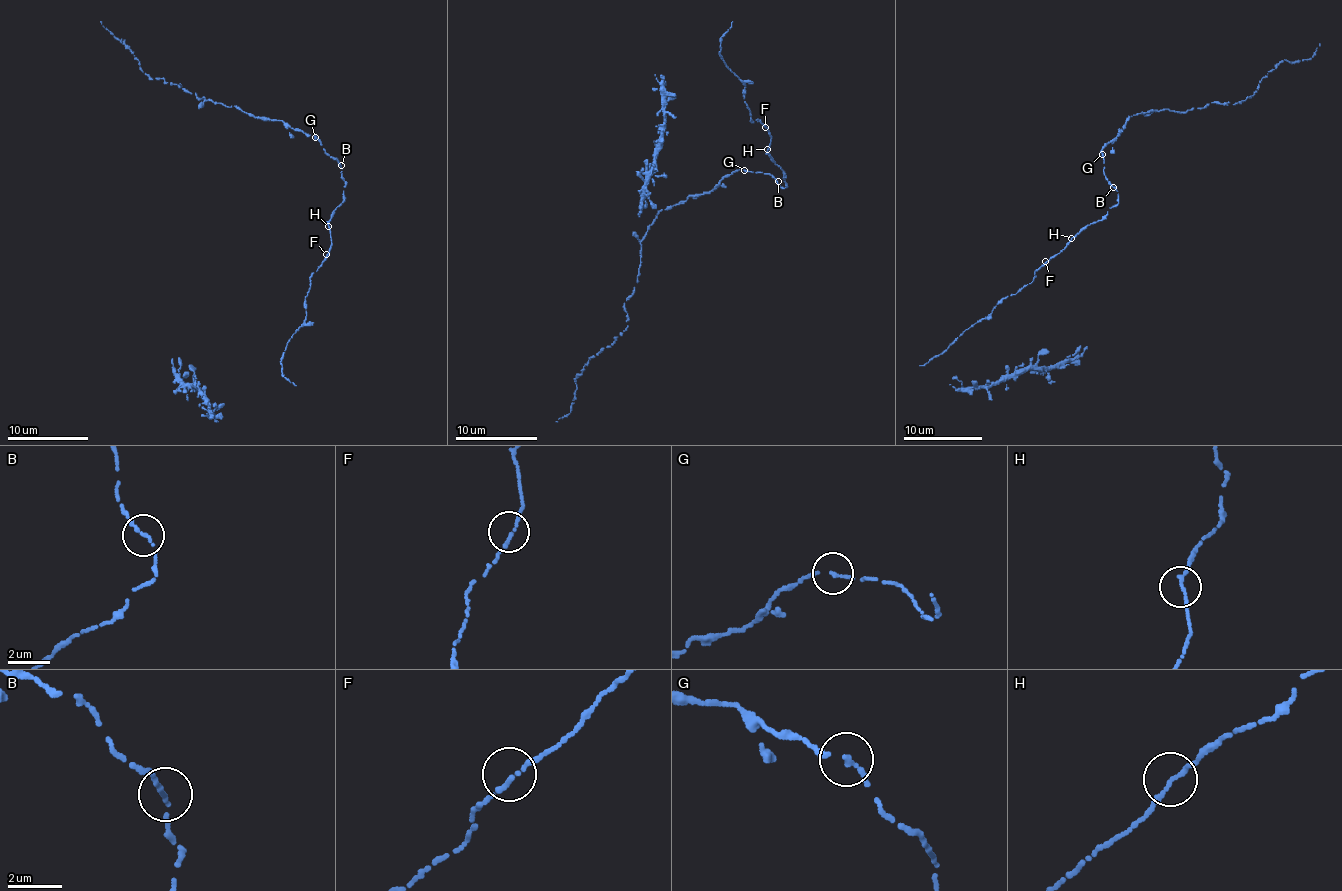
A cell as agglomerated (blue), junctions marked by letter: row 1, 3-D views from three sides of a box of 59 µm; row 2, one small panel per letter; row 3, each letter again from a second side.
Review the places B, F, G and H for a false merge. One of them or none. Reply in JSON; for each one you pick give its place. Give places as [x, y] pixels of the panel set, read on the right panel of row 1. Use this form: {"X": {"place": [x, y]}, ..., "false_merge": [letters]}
{"false_merge": []}

